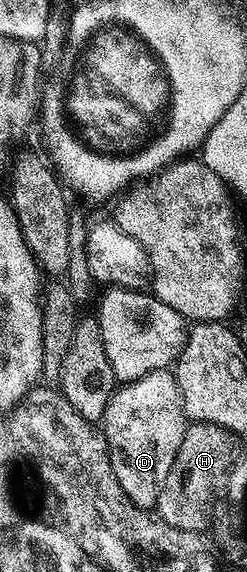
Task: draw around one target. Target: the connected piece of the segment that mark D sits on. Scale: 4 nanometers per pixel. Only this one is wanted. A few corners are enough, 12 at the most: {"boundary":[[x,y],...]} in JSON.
{"boundary":[[172,371],[122,383],[103,431],[119,486],[156,509],[187,417]]}

